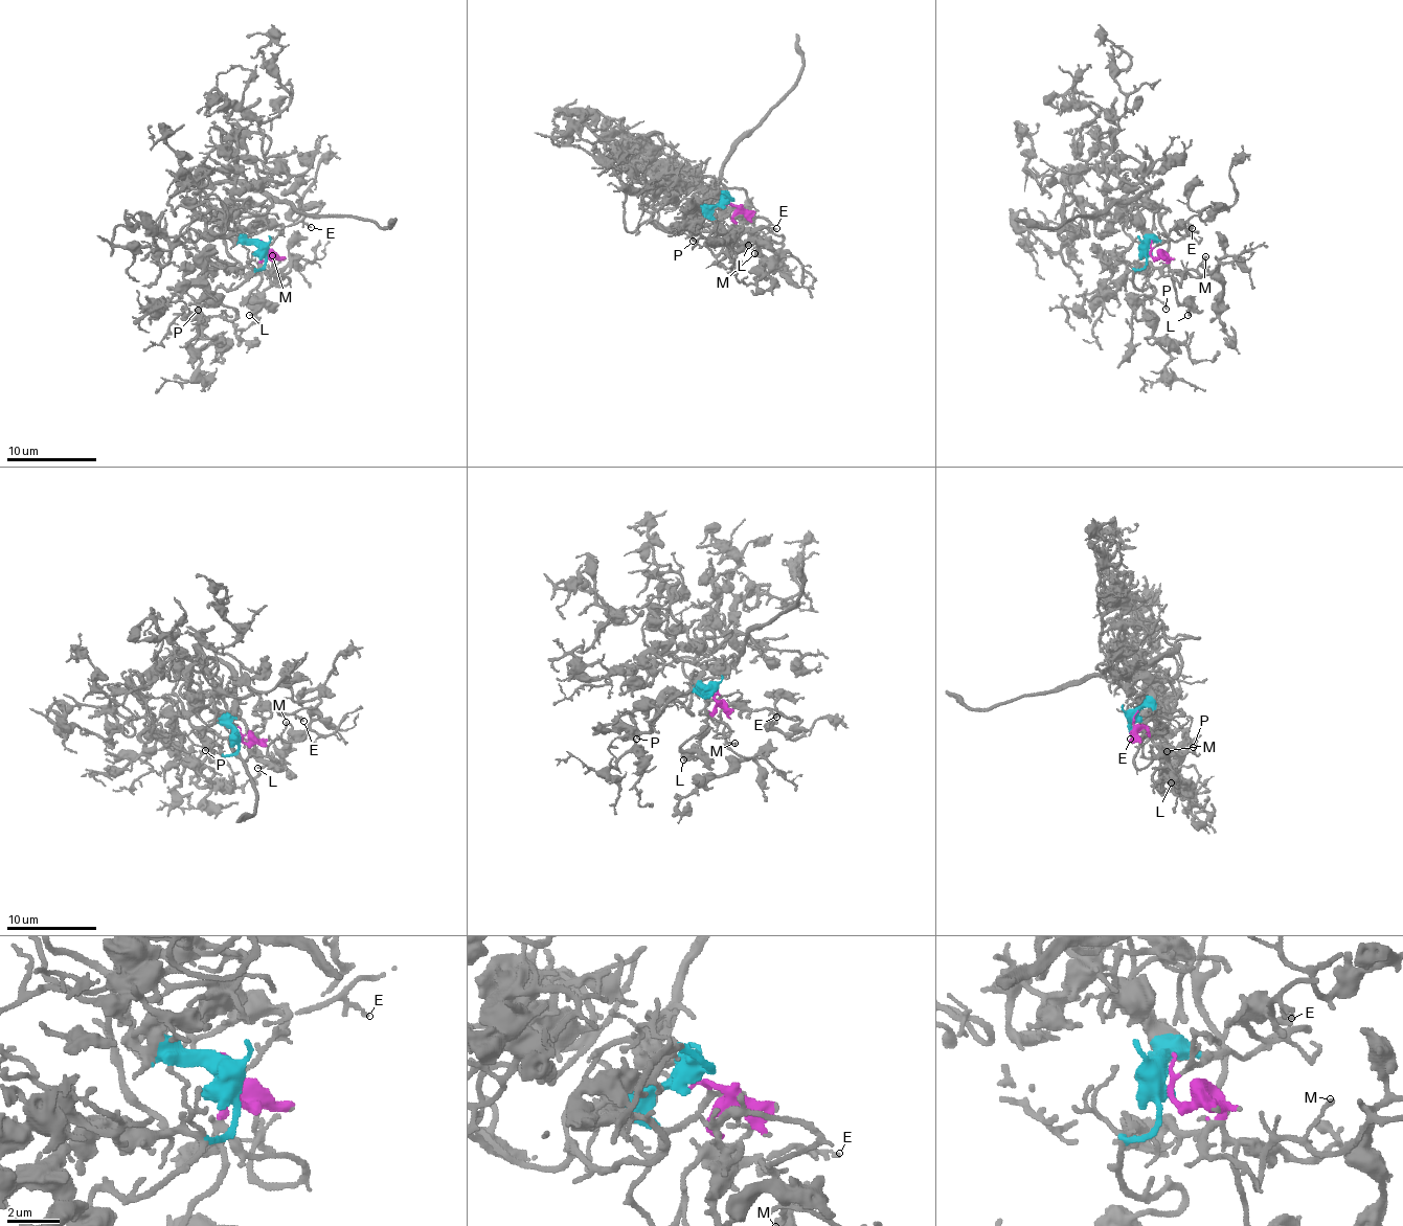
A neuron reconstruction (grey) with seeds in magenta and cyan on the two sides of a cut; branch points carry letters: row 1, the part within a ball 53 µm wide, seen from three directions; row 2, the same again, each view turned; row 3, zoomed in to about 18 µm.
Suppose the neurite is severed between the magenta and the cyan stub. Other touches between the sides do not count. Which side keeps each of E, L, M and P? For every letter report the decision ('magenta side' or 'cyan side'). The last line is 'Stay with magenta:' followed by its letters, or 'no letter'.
E: cyan side
L: magenta side
M: magenta side
P: cyan side
Stay with magenta: L, M

